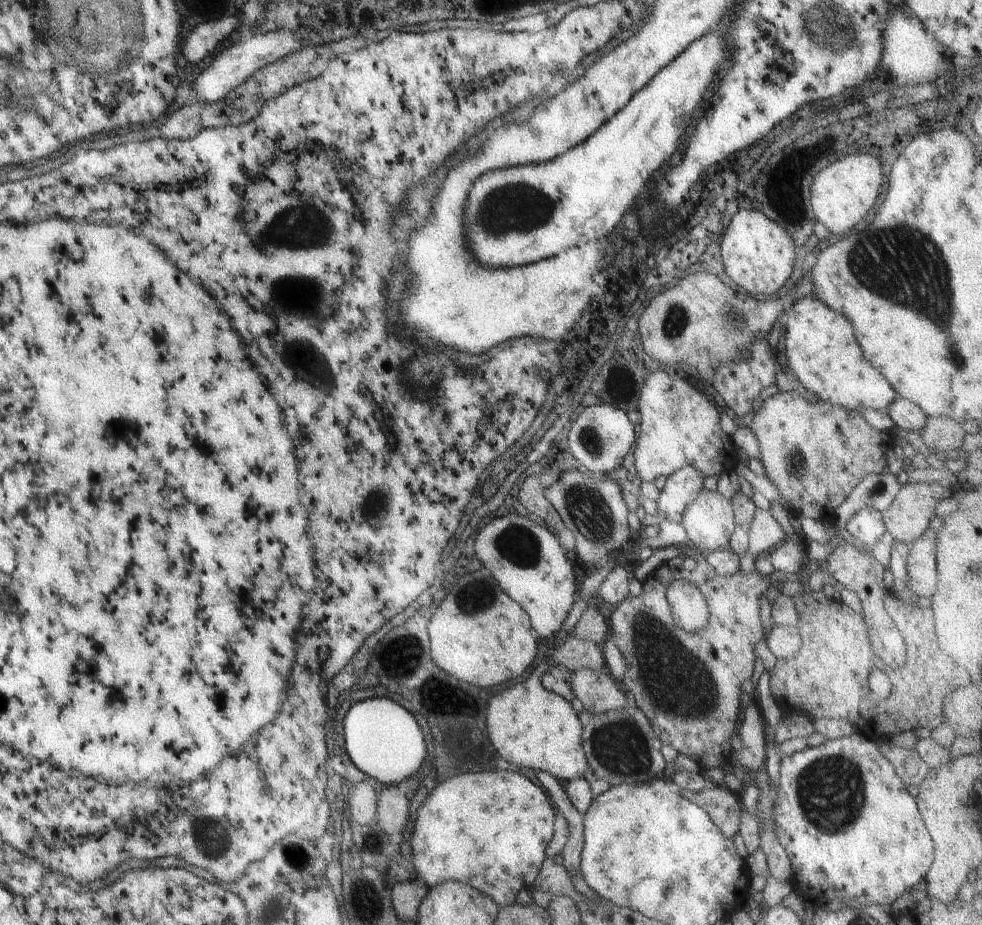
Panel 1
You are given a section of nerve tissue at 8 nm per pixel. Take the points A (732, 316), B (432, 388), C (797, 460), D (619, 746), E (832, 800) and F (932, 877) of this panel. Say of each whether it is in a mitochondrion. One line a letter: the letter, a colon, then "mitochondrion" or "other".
A: mitochondrion
B: other
C: mitochondrion
D: mitochondrion
E: mitochondrion
F: other

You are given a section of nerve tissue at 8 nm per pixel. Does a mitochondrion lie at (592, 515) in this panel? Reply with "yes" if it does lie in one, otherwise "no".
yes

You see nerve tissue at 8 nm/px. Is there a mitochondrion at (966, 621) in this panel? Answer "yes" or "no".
no

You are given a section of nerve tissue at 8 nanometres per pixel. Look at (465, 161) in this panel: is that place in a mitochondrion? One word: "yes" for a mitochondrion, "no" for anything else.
no

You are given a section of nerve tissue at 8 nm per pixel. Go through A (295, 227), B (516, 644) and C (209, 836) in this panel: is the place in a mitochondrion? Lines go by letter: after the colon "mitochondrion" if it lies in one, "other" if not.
A: mitochondrion
B: other
C: mitochondrion

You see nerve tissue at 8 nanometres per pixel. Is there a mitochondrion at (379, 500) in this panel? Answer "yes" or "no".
yes

